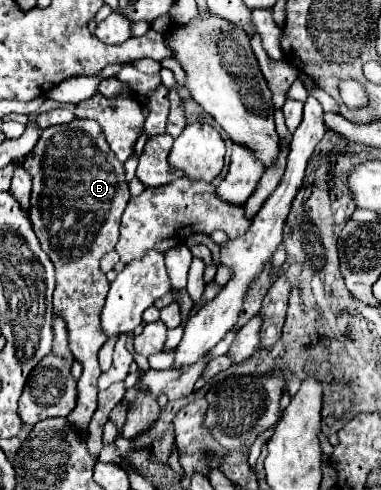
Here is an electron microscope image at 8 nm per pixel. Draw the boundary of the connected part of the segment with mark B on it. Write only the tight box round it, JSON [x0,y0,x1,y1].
[24,120,130,426]

